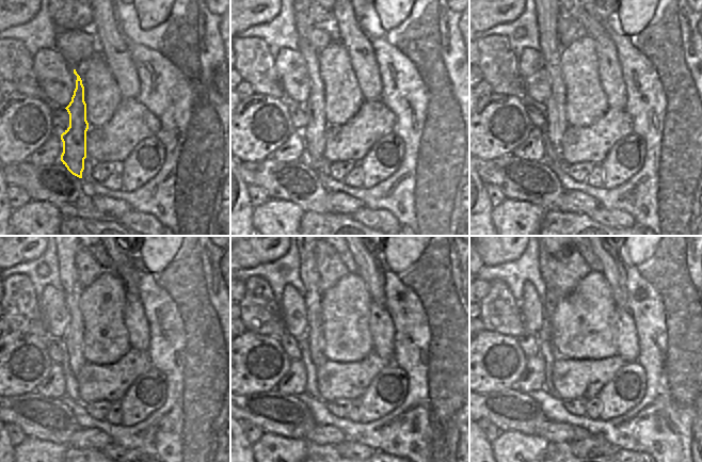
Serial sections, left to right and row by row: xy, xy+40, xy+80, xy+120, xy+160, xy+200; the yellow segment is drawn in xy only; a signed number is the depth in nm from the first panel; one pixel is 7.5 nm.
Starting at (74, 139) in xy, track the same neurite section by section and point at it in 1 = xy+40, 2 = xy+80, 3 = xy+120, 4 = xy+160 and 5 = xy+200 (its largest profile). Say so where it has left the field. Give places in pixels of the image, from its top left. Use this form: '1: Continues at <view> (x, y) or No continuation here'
1: Continues at xy+40 (314, 133)
2: Continues at xy+80 (556, 124)
3: Continues at xy+120 (74, 339)
4: Continues at xy+160 (308, 273)
5: Continues at xy+200 (551, 301).

